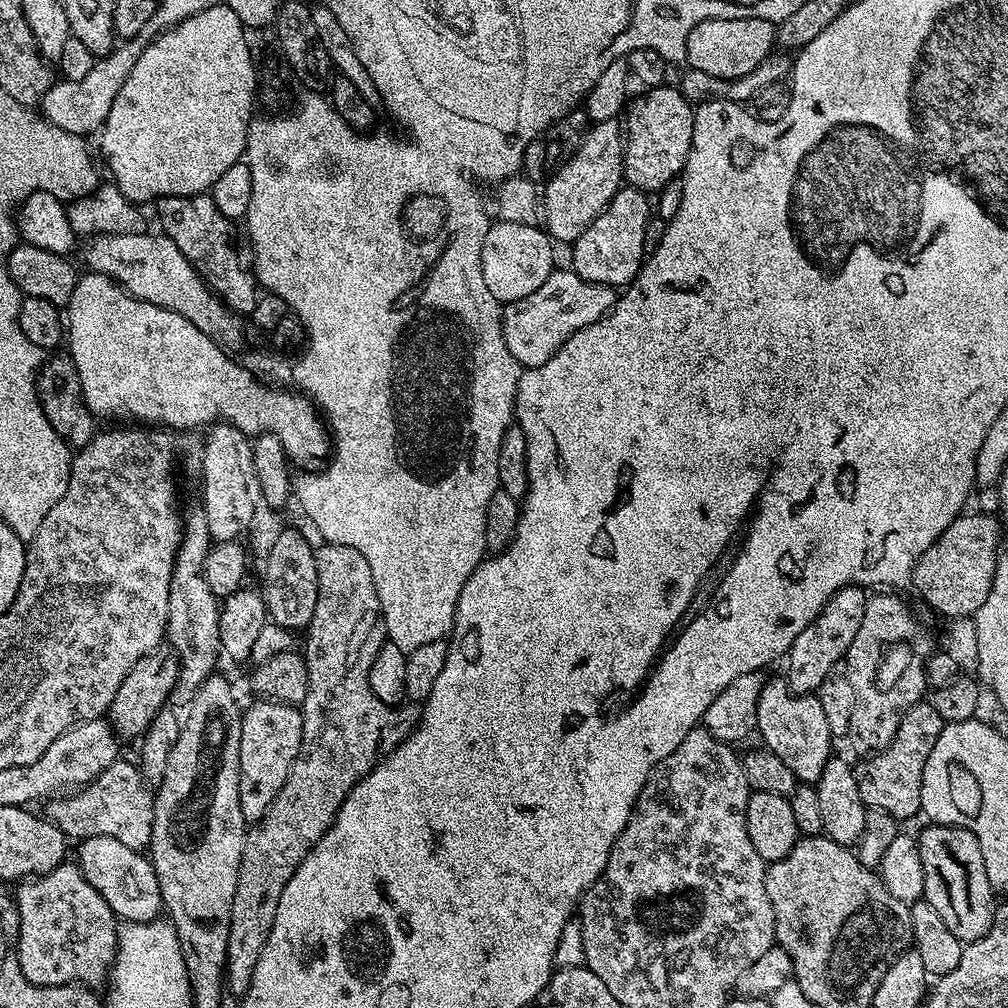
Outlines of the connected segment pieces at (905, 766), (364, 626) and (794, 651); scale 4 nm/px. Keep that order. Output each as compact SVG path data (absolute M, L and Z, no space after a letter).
M930 702L916 704L904 713L898 726L898 734L894 734L890 746L869 755L865 759L868 761L856 772L858 790L865 808L890 814L898 822L904 822L921 811L923 770L926 769L927 758L934 749L944 725L938 710L934 710Z
M327 542L319 546L321 548L315 549L318 606L314 606L314 618L306 629L308 637L302 640L302 655L308 667L308 689L302 705L304 725L300 752L296 755L282 790L278 790L278 798L270 802L266 814L262 814L262 818L255 821L244 833L244 849L238 870L238 886L232 903L226 954L226 988L229 993L232 991L243 994L250 990L254 966L258 966L262 946L266 946L270 938L270 930L274 926L278 902L282 902L282 890L286 890L286 882L290 882L306 854L310 854L312 847L328 833L328 827L336 821L338 810L352 787L369 776L376 769L376 765L385 756L389 756L420 724L421 709L417 705L416 708L408 703L403 707L393 706L379 700L374 695L374 690L370 690L370 666L374 666L378 650L386 643L384 617L380 614L378 590L374 586L370 562L366 562L363 554L350 546Z
M853 586L838 590L828 600L828 605L820 611L818 618L794 638L792 649L786 653L788 673L786 679L789 688L801 694L814 694L822 686L822 682L837 667L836 664L845 659L848 648L854 642L856 635L865 631L866 606L870 599L869 593L863 587Z

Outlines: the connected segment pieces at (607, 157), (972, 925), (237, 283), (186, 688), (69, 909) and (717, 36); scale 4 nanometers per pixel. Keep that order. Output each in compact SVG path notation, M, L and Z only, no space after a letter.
M598 121L590 128L584 141L577 146L576 153L553 171L542 188L543 227L553 241L561 240L565 246L576 243L576 239L603 214L616 191L625 183L626 132L621 121Z
M929 823L926 828L928 829L918 836L924 874L923 899L933 906L942 921L950 928L950 933L956 935L960 941L980 940L992 929L994 915L994 903L992 904L994 889L990 878L986 878L986 862L982 858L982 846L978 846L976 835L965 828L933 823Z
M211 195L198 196L161 196L155 201L156 216L160 219L159 231L182 250L186 262L194 266L194 270L208 283L209 288L215 290L237 313L250 314L256 308L258 299L258 285L256 277L250 271L249 265L240 261L240 252L236 249L236 240L232 237L233 221L223 216L212 201Z
M181 547L180 553L176 555L174 570L170 578L170 598L166 602L168 611L166 640L171 651L180 657L180 676L176 680L175 690L177 697L191 697L192 693L200 688L200 683L217 671L216 663L222 660L221 601L214 594L214 590L210 590L210 582L206 582L204 577L204 563L207 557L207 547Z
M65 862L41 876L33 876L21 883L14 892L16 909L20 915L20 937L16 943L16 957L25 974L32 972L104 972L116 961L118 918L110 910L106 898L86 882L75 863Z
M742 18L741 20L708 19L701 22L690 32L686 42L686 64L688 68L702 70L702 74L710 74L723 80L737 80L772 55L777 47L777 25L762 21L760 18Z

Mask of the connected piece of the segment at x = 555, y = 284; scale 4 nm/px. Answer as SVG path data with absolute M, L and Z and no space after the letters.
M553 270L550 278L546 278L546 282L542 282L542 286L534 290L534 294L526 294L526 298L518 298L518 302L503 305L502 334L506 338L506 346L510 354L514 354L516 361L525 369L542 366L550 362L550 358L554 358L557 350L574 334L578 334L578 330L601 320L616 305L617 299L618 292L615 287L607 284L591 284L571 270L565 272Z

